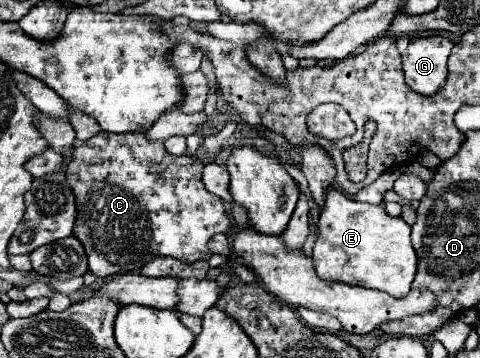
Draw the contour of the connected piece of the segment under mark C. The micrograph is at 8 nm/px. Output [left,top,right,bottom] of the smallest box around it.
[66,131,234,279]

